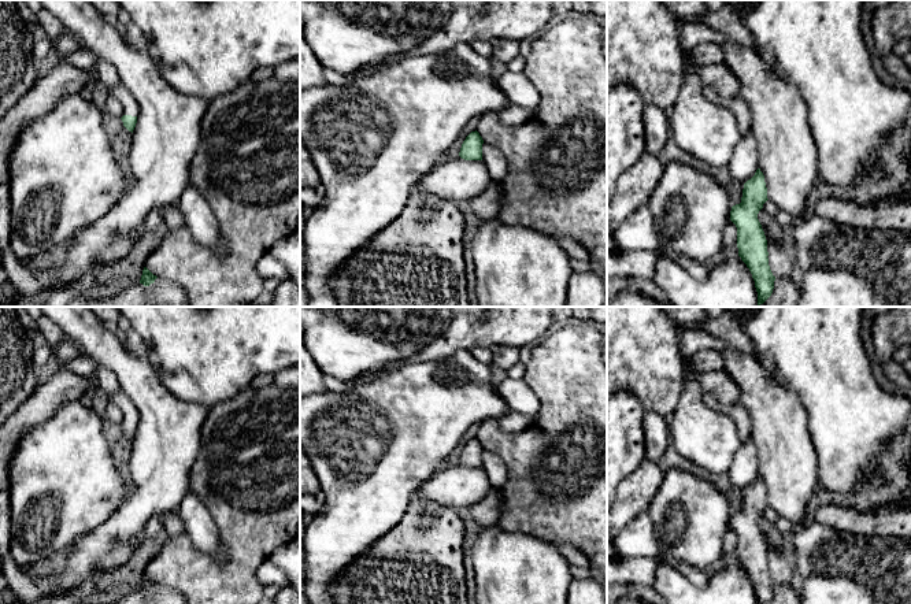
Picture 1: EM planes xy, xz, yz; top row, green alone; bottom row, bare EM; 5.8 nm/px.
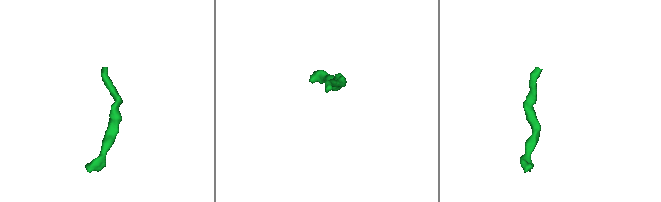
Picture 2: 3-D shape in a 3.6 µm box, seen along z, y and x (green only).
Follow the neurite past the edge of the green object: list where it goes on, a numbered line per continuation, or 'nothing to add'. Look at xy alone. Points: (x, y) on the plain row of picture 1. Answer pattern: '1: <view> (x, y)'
1: xy (130, 414)

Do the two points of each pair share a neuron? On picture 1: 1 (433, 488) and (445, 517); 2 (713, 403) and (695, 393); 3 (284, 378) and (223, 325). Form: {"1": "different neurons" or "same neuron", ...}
{"1": "different neurons", "2": "different neurons", "3": "different neurons"}

